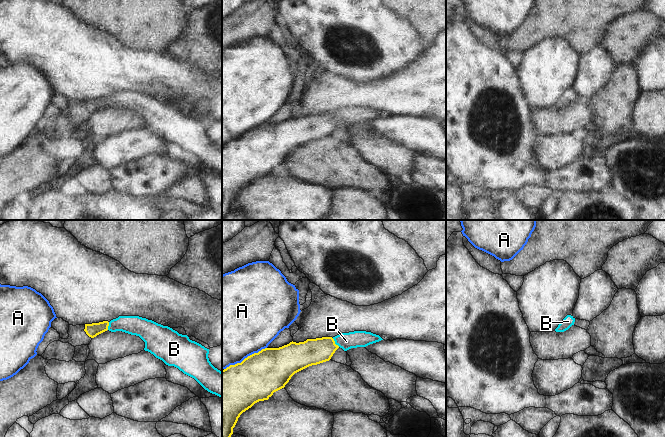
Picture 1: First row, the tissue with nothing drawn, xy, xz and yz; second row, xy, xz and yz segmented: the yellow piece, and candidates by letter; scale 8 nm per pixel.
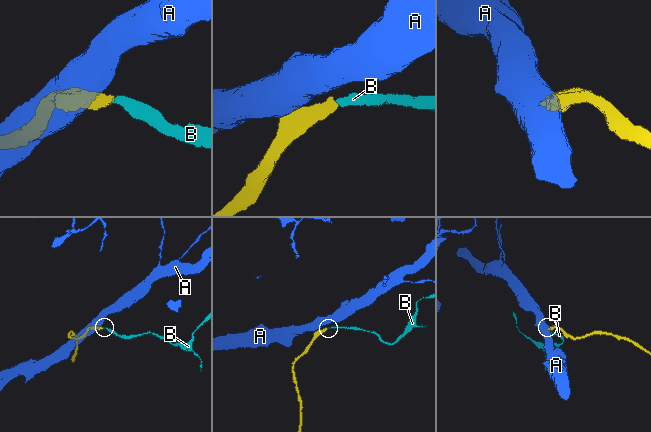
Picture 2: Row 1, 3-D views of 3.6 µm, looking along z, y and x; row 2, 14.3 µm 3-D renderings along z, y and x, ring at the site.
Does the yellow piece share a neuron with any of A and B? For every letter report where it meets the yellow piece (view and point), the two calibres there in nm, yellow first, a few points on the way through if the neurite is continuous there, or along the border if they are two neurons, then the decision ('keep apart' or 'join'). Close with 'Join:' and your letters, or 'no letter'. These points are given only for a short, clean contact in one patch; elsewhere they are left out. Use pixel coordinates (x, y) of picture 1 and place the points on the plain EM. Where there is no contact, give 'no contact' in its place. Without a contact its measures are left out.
A: contact xz (245, 134); calibres 380 and 500 nm; border xz (266, 123), (248, 131), (240, 138), (230, 140), (224, 145); keep apart
B: contact xz (334, 119); calibres 200 and 140 nm; way xz (311, 128), (321, 126), (334, 119), (346, 117); join
Join: B

